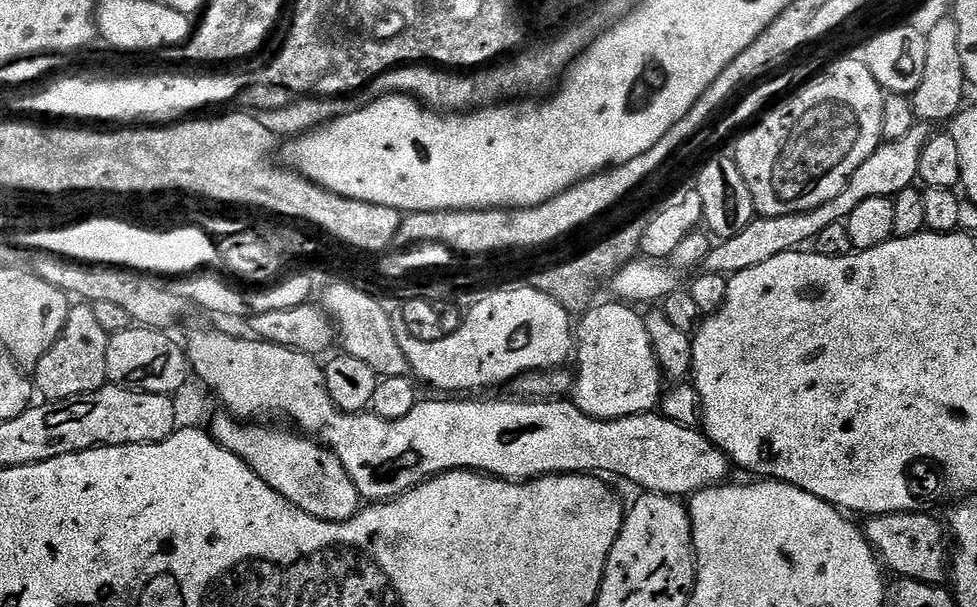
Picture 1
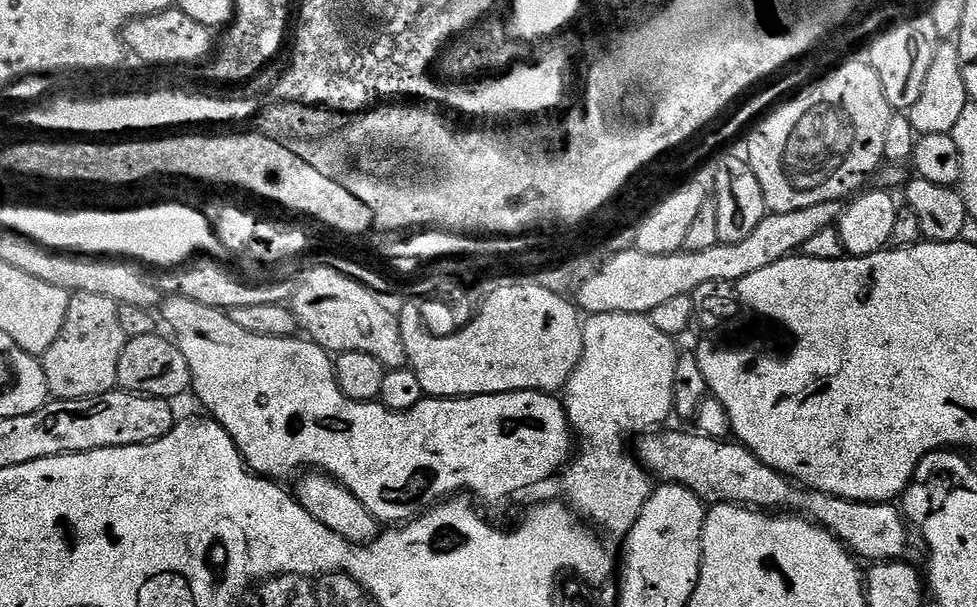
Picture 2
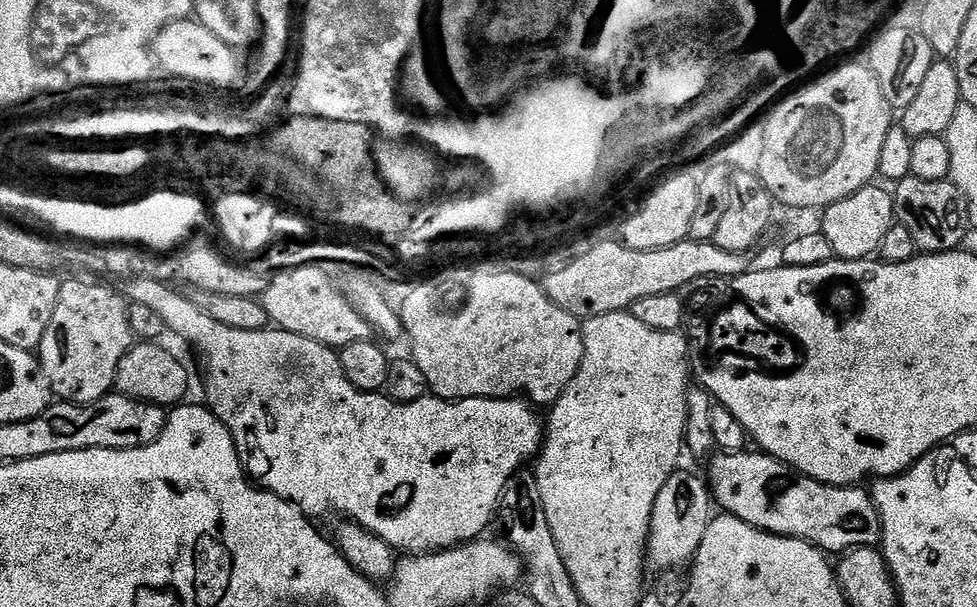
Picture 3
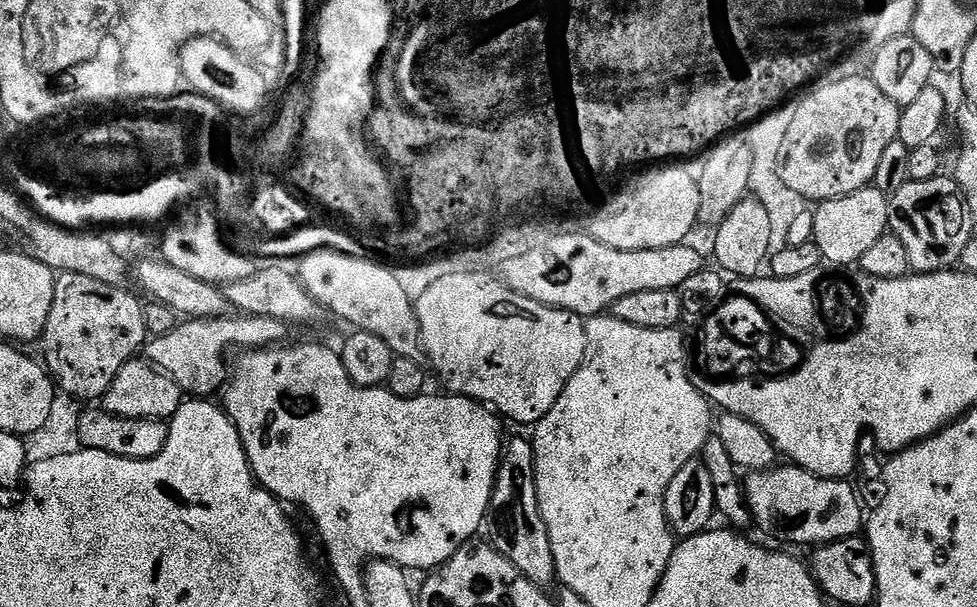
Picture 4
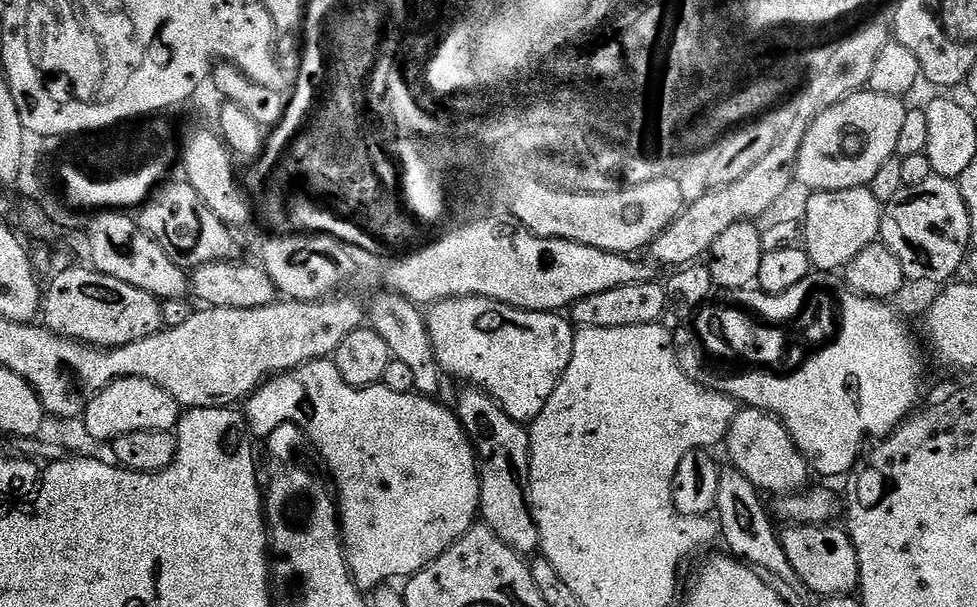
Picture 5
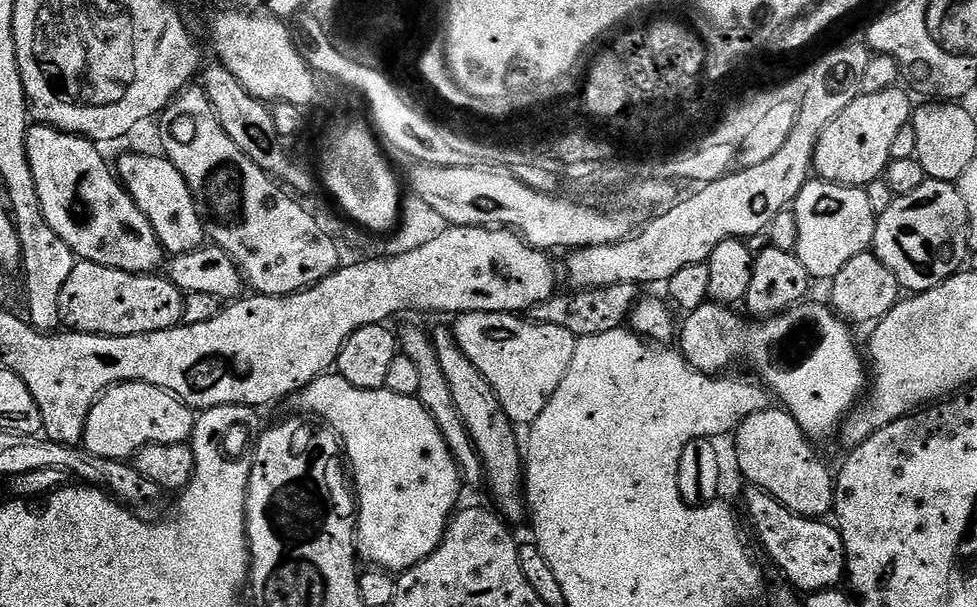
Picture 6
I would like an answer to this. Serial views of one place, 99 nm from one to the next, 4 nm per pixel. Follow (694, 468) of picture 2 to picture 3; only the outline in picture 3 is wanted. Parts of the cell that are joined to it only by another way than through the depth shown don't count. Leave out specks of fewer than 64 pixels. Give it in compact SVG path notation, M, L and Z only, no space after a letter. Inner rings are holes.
M759 450L720 452L711 457L708 466L706 480L710 485L715 507L721 513L737 516L739 520L750 526L763 528L764 531L779 536L805 540L825 554L833 554L832 552L843 554L852 548L874 548L881 543L880 510L872 500L867 487L843 488L833 484L823 484Z

